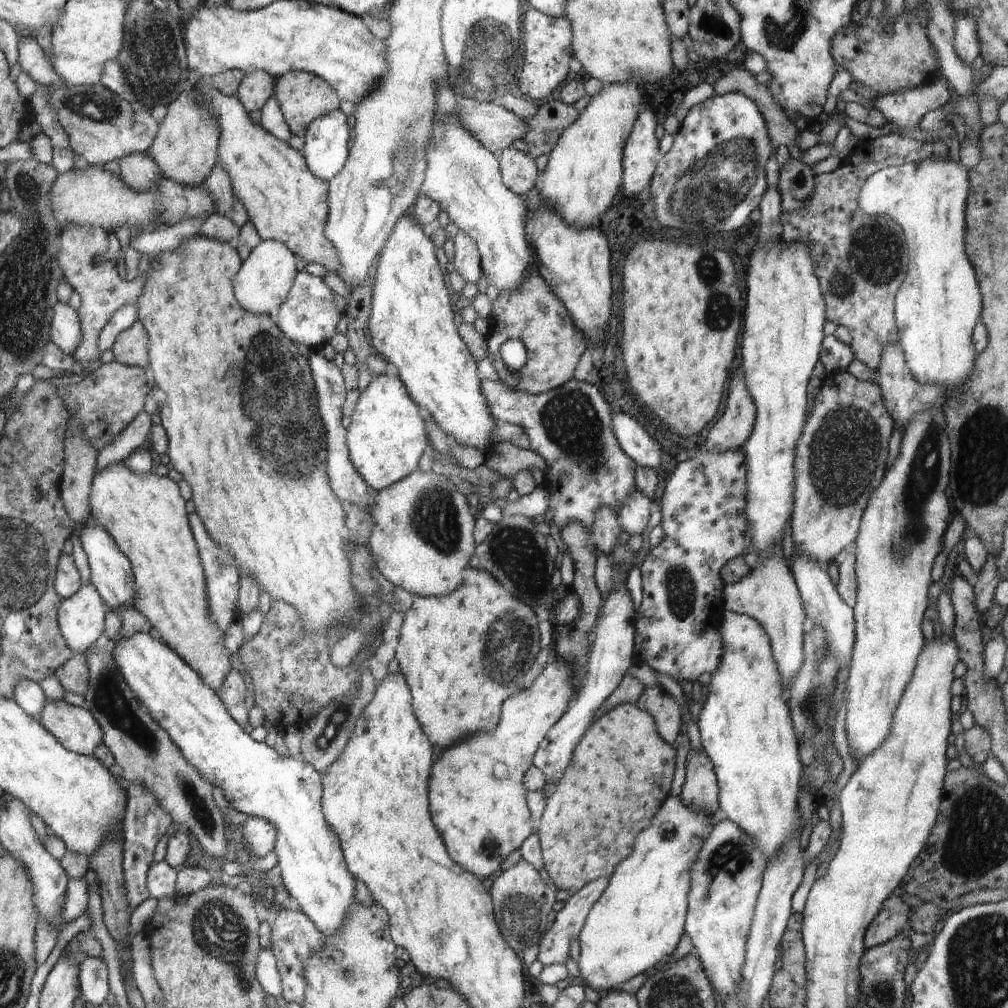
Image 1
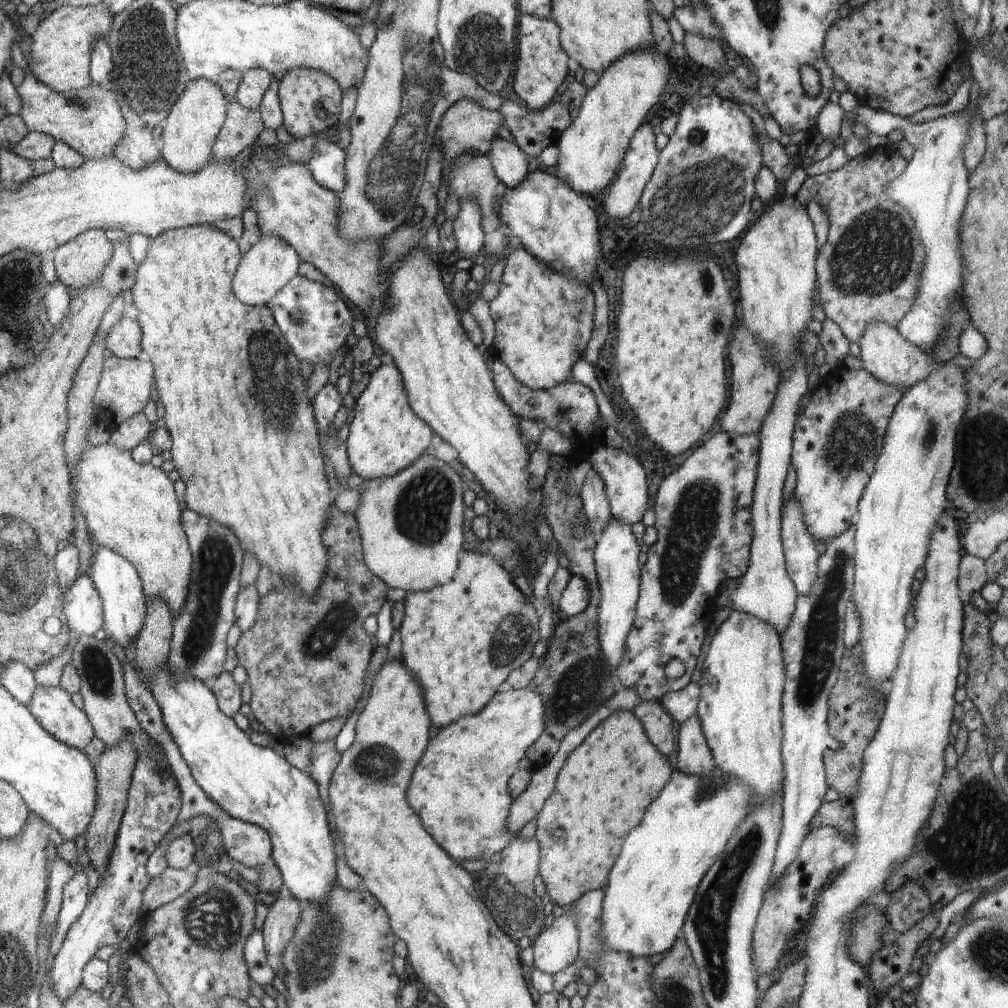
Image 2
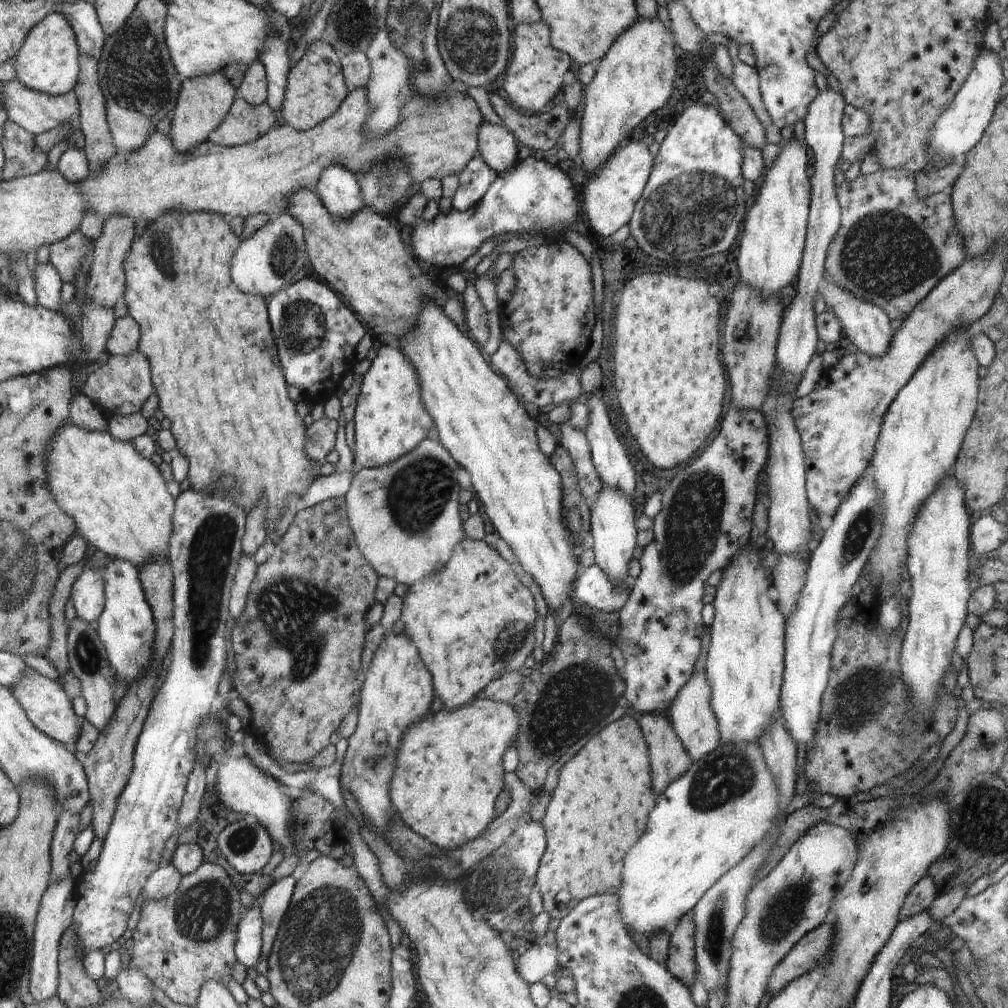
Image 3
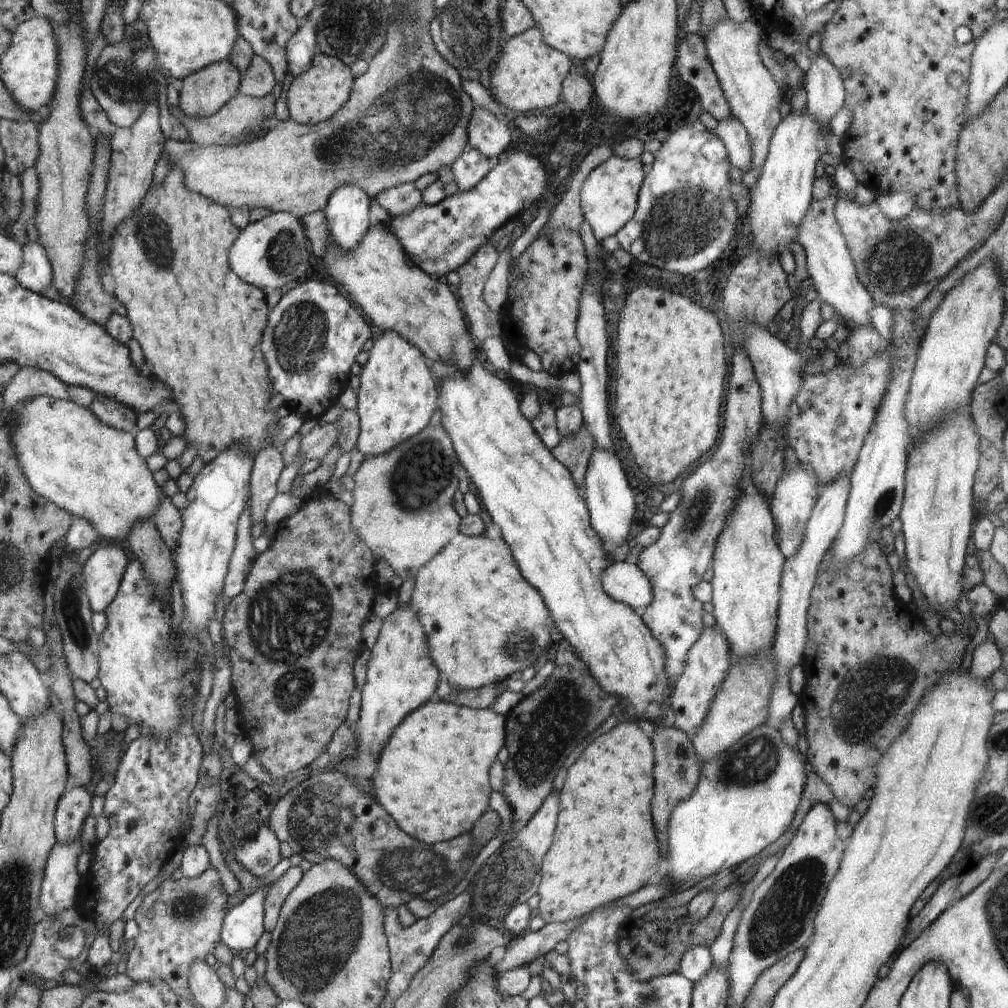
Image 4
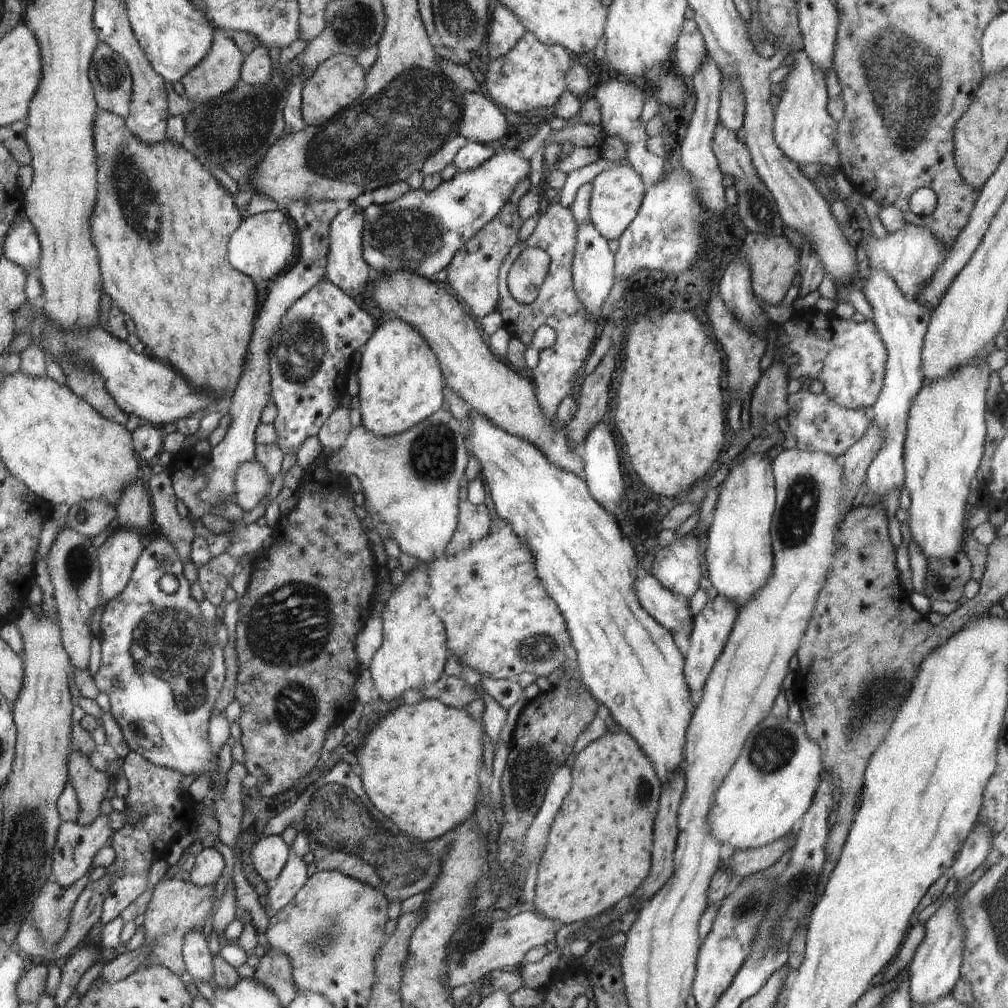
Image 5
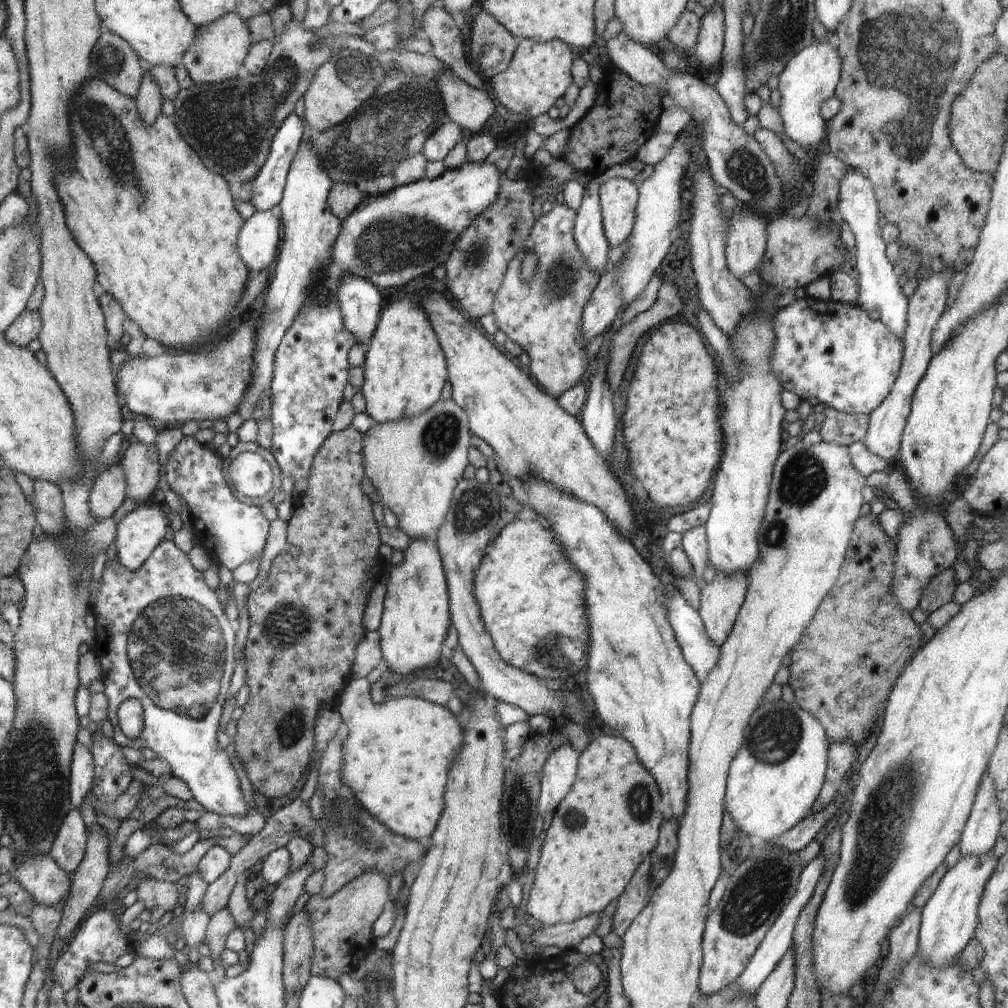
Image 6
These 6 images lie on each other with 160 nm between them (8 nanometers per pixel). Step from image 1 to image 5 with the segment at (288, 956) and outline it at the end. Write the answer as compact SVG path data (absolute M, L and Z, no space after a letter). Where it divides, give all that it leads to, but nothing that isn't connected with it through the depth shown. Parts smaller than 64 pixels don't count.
M291 852L280 876L270 886L270 892L268 892L269 915L280 912L301 891L308 878L307 865L303 857Z

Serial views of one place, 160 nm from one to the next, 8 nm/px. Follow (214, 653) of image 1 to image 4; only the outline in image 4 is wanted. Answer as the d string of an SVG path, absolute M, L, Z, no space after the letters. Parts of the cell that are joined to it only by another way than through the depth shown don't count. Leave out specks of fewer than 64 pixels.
M39 395L38 397L18 402L18 404L8 412L7 422L12 422L12 430L15 431L13 435L15 450L19 456L20 466L23 467L23 471L31 487L34 488L39 495L42 495L43 498L55 503L60 509L66 510L74 519L82 518L82 520L90 522L90 524L96 528L96 532L98 532L99 542L115 543L125 546L128 537L131 536L136 526L142 525L143 522L150 521L154 514L156 514L156 510L158 510L158 506L160 506L160 486L156 484L152 472L146 468L146 462L142 460L143 456L138 452L138 446L134 446L134 436L132 436L132 433L116 430L115 427L107 426L106 423L100 422L90 409L79 406L78 403L71 402L70 400L51 398L48 395Z

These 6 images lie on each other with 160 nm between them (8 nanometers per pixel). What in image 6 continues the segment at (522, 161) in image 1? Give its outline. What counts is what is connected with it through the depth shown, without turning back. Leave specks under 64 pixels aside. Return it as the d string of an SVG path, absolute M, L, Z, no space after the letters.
M450 69L440 72L435 79L443 94L447 117L458 126L464 126L470 136L480 133L496 112L487 92L469 86Z

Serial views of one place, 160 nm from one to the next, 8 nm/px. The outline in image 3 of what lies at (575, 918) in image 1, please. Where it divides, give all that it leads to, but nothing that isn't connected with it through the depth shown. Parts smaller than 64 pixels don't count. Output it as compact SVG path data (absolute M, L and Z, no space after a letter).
M543 942L541 946L530 943L518 958L518 974L528 985L537 983L547 974L558 974L560 969L556 942L554 945Z

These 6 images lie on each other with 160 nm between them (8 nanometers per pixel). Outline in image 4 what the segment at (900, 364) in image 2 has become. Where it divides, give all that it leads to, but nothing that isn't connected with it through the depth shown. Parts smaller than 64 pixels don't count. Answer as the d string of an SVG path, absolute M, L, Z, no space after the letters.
M838 192L823 200L812 200L808 212L798 230L796 242L802 245L806 252L808 275L816 288L819 300L830 304L836 316L842 322L846 322L851 329L860 326L870 326L870 310L874 302L866 288L860 283L856 266L852 262L852 256L848 252L840 226L836 222L834 206L838 198Z

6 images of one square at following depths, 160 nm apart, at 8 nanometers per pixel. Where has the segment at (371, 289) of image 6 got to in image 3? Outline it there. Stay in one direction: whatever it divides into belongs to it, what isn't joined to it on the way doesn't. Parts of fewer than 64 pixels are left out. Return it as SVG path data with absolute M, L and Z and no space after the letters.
M340 165L323 170L315 192L336 219L352 218L366 206L356 174Z

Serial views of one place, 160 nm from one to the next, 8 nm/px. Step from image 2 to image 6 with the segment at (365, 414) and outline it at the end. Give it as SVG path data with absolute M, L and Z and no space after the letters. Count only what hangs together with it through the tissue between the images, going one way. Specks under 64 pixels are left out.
M414 296L404 297L384 308L379 318L378 329L366 348L366 361L363 364L364 386L362 394L366 402L366 414L374 423L400 422L404 418L416 418L430 410L440 400L440 392L448 380L446 370L447 358L440 347L439 338L428 319L427 312L422 310Z

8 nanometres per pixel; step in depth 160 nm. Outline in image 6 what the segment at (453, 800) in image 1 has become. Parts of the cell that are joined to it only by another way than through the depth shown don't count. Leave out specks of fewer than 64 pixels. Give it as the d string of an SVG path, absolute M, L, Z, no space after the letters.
M352 678L336 708L344 725L343 780L394 834L420 840L434 834L446 802L446 772L463 752L462 730L448 708L414 697L372 703L367 678Z

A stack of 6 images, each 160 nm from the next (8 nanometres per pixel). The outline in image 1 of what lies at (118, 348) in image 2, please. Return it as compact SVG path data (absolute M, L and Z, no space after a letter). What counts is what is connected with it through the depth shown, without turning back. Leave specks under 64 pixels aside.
M140 319L118 334L112 352L115 360L125 365L137 366L146 370L149 366L149 336Z

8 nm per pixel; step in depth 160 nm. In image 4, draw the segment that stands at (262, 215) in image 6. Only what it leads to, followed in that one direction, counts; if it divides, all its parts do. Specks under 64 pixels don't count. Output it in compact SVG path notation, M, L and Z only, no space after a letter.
M274 212L260 218L258 222L250 222L236 238L228 252L230 268L244 278L244 282L252 282L260 288L281 290L282 286L290 286L300 282L312 260L309 241L304 236L304 228L292 214Z

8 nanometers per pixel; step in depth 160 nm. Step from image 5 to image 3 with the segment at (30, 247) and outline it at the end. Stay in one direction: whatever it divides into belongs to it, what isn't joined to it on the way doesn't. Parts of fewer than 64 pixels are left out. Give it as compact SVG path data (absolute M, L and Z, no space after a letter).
M49 262L47 264L37 264L33 274L35 276L37 304L54 312L62 310L60 287L63 281L59 271Z

